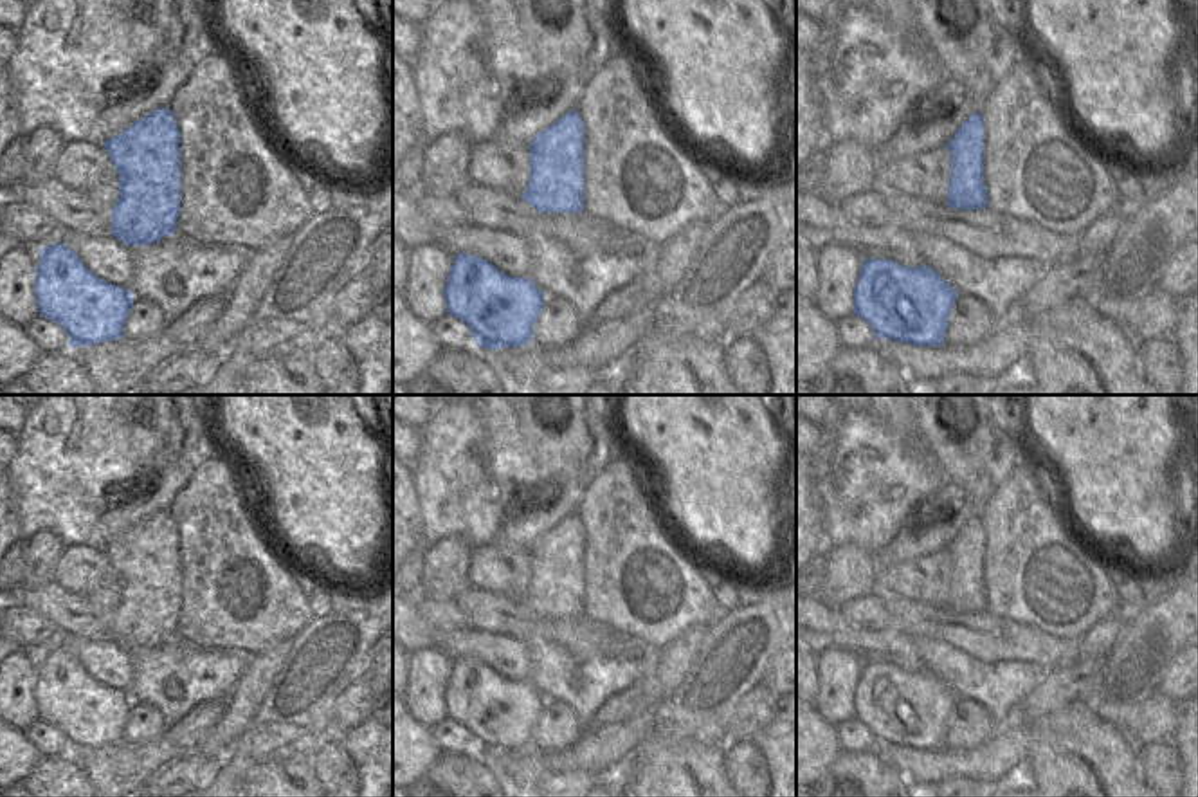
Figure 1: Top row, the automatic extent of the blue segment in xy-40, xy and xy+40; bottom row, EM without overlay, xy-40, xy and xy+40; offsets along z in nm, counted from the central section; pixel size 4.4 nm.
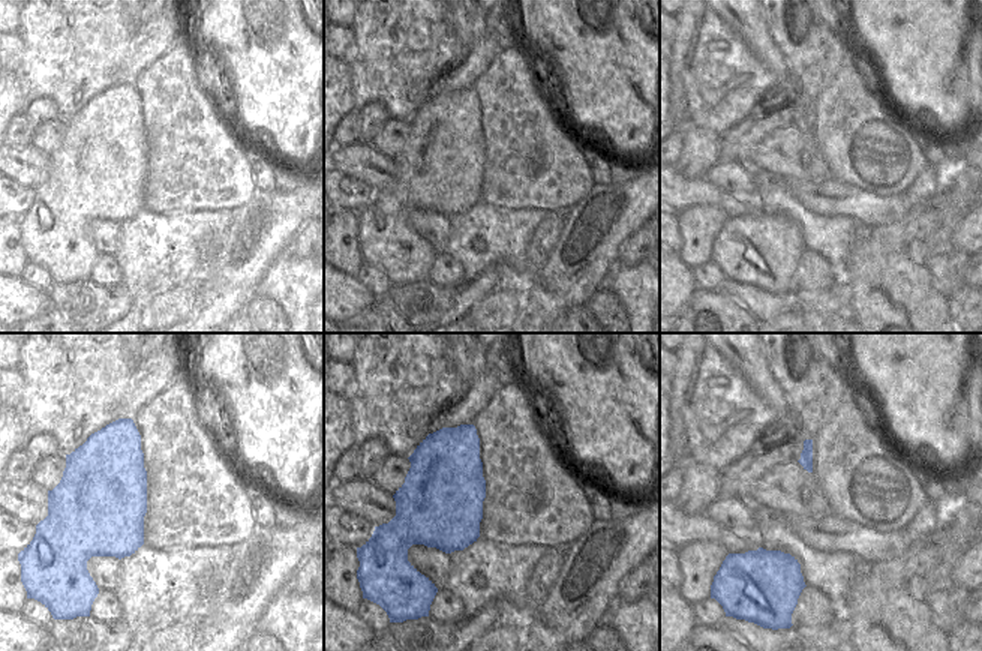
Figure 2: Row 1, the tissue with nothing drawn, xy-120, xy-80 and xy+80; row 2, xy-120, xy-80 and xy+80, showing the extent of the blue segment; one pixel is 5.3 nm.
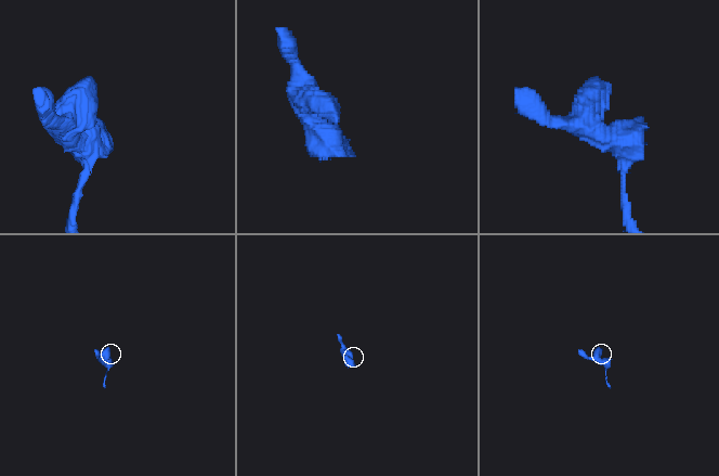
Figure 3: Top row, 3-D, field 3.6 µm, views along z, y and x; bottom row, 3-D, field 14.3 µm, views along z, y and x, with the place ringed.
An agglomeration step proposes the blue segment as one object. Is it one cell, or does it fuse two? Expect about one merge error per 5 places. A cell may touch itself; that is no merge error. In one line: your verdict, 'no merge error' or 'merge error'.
no merge error

